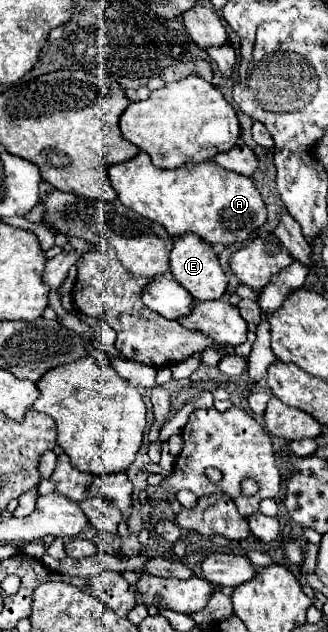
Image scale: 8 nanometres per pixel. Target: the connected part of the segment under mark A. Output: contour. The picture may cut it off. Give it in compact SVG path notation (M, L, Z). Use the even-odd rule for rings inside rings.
M139 152L133 160L111 166L109 176L121 204L143 218L163 224L171 236L195 232L209 244L229 246L247 242L267 222L267 208L253 178L225 170L213 160L163 170L153 166L145 152Z

